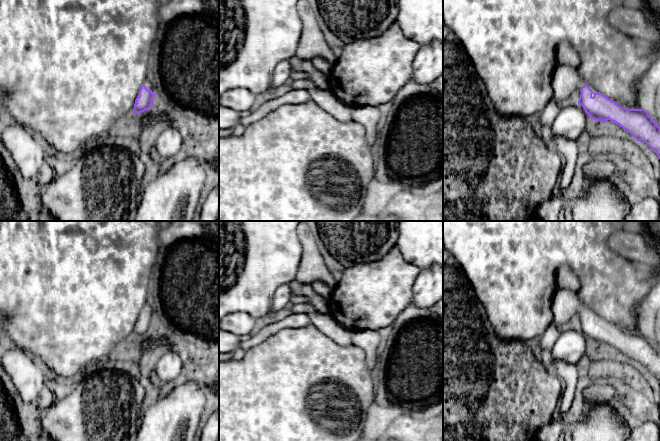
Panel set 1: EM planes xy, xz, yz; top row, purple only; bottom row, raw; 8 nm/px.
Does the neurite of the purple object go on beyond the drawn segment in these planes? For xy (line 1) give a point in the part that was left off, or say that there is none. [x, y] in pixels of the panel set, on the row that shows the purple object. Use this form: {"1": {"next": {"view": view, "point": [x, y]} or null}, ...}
{"1": {"next": {"view": "xy", "point": [148, 85]}}}

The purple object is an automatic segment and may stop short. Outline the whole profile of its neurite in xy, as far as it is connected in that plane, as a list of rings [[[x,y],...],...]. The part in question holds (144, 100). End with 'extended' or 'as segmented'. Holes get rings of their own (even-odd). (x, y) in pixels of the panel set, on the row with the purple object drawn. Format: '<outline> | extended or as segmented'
[[[146,81],[140,88],[138,96],[135,100],[133,114],[144,112],[153,106],[155,94],[152,92],[152,86],[149,81]]] | extended

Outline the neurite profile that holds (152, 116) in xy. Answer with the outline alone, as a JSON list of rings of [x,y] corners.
[[[149,108],[144,112],[132,114],[130,121],[136,124],[137,129],[143,130],[158,123],[166,125],[172,121],[168,108]]]

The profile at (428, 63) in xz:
[[[434,40],[421,46],[413,61],[412,80],[430,84],[443,75],[443,43]]]

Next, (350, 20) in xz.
[[[318,0],[329,29],[344,43],[377,37],[396,22],[397,0]]]

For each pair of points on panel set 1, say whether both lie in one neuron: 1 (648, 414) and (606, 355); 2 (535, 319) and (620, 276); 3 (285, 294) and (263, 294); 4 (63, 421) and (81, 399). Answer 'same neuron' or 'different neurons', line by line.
1: same neuron
2: same neuron
3: different neurons
4: same neuron

